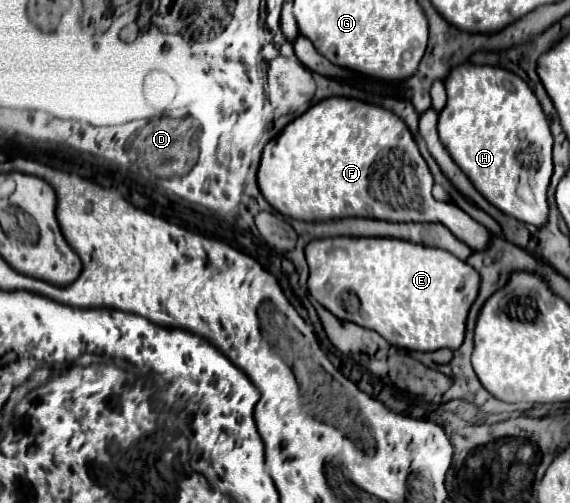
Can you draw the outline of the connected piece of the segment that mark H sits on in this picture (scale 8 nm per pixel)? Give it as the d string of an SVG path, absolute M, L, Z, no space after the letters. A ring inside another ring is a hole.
M468 62L456 66L444 86L448 102L438 118L438 134L452 160L490 204L522 222L542 226L548 218L546 190L554 140L530 86L510 70Z

